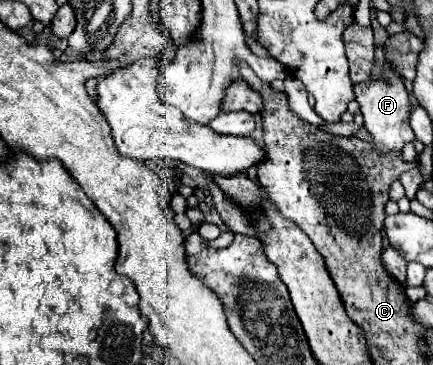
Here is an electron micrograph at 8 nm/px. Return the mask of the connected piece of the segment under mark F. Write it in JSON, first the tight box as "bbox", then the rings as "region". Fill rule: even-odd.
{"bbox":[354,63,414,153],"region":[[[390,63],[382,71],[380,79],[372,79],[368,83],[354,85],[354,95],[364,115],[364,127],[370,131],[372,141],[376,143],[378,151],[382,153],[400,151],[404,143],[414,141],[414,131],[410,127],[410,111],[412,111],[410,97],[408,97],[404,81],[400,79],[400,75],[396,75],[396,71],[392,71]]]}

